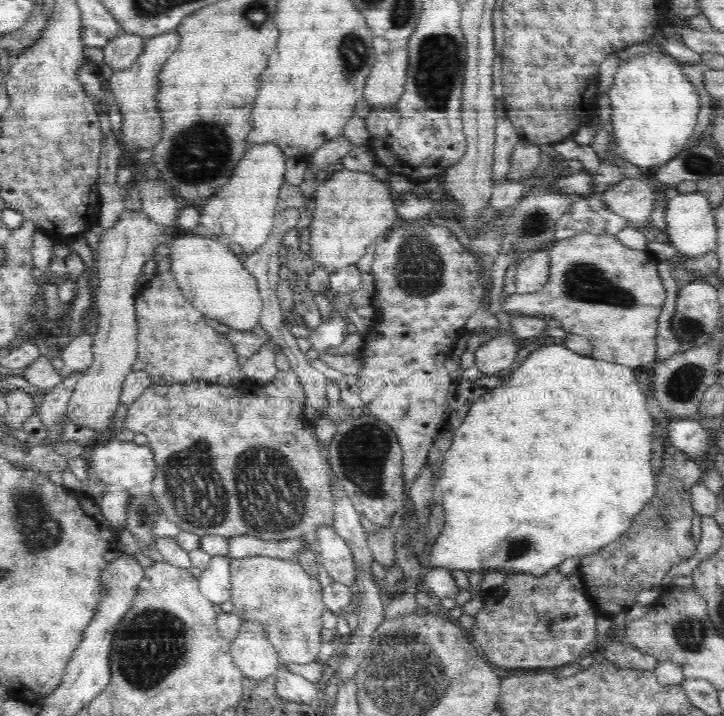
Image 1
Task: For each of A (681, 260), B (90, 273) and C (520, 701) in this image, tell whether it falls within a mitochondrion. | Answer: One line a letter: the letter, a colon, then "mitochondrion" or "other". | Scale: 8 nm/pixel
A: other
B: other
C: other

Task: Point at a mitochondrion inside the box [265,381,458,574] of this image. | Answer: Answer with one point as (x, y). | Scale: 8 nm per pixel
(363, 449)

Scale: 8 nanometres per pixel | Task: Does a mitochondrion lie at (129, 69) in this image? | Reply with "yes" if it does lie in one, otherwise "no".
no

